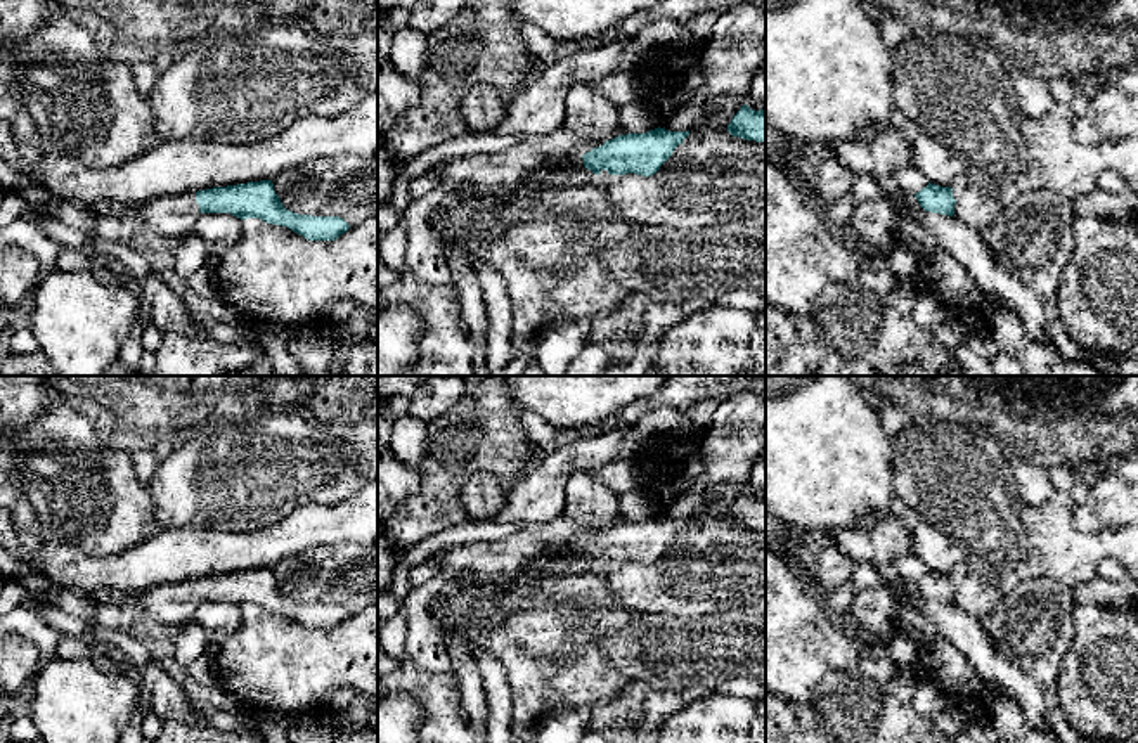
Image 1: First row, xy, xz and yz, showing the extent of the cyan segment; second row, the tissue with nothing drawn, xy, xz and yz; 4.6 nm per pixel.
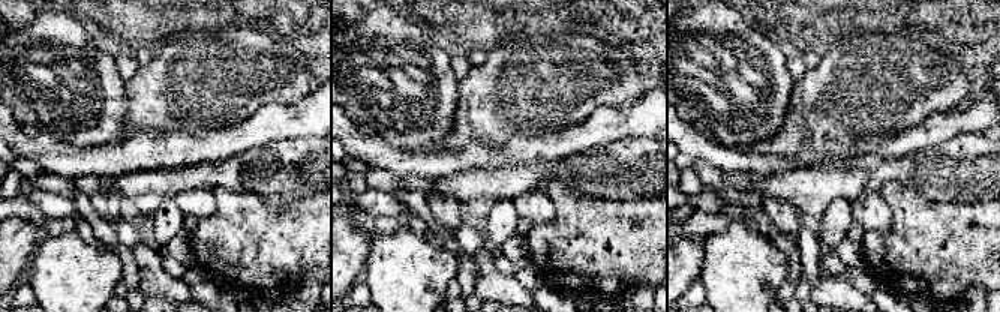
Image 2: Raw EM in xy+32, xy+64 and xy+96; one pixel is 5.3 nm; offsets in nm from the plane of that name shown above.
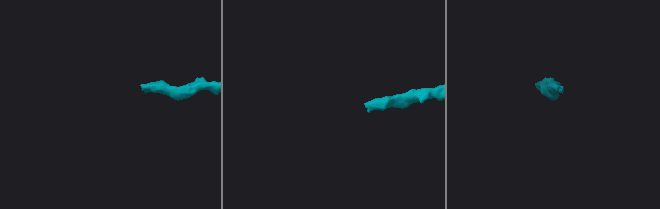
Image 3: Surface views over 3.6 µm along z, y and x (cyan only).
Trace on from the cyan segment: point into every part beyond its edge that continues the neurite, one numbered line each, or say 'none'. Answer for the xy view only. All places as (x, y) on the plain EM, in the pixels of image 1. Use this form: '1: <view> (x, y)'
1: xy (174, 603)

